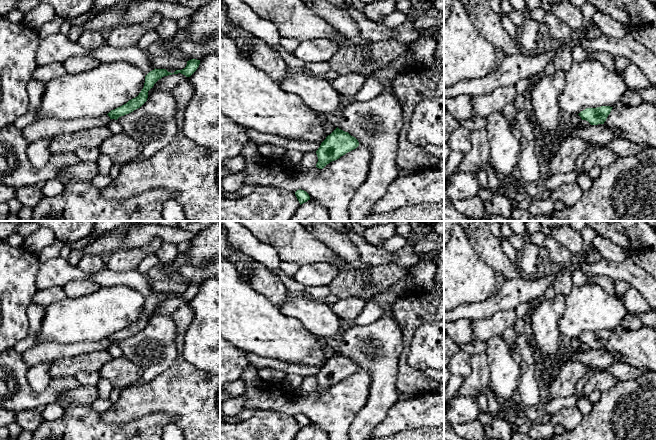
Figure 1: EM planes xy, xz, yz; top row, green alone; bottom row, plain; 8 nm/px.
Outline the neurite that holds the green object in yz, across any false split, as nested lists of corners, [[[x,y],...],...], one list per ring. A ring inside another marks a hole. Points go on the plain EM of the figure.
[[[601,330],[597,332],[586,332],[578,339],[582,344],[588,345],[591,349],[604,348],[613,331]]]

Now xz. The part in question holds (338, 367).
[[[338,351],[326,361],[316,375],[316,391],[323,393],[327,388],[339,383],[359,370],[358,364]]]

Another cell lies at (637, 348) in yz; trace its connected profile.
[[[620,325],[613,330],[604,349],[617,354],[621,363],[656,372],[656,330],[653,328],[642,326],[638,330],[630,330]]]

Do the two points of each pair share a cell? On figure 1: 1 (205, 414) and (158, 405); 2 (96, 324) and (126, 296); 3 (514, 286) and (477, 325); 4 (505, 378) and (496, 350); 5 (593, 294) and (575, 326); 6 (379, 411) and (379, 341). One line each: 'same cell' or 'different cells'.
1: same cell
2: same cell
3: different cells
4: same cell
5: same cell
6: same cell

